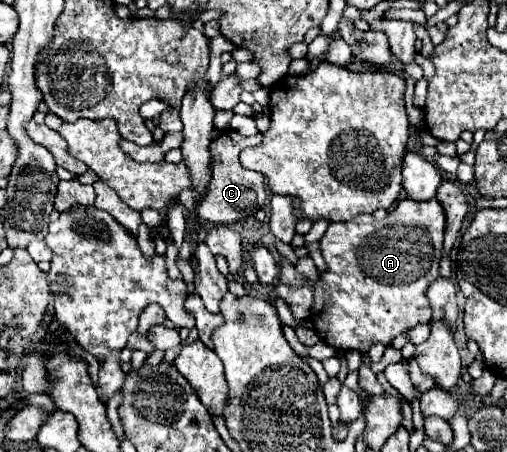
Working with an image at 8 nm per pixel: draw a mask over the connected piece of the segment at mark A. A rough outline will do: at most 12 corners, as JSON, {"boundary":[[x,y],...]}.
{"boundary":[[444,209],[330,223],[316,331],[364,355],[430,323]]}

